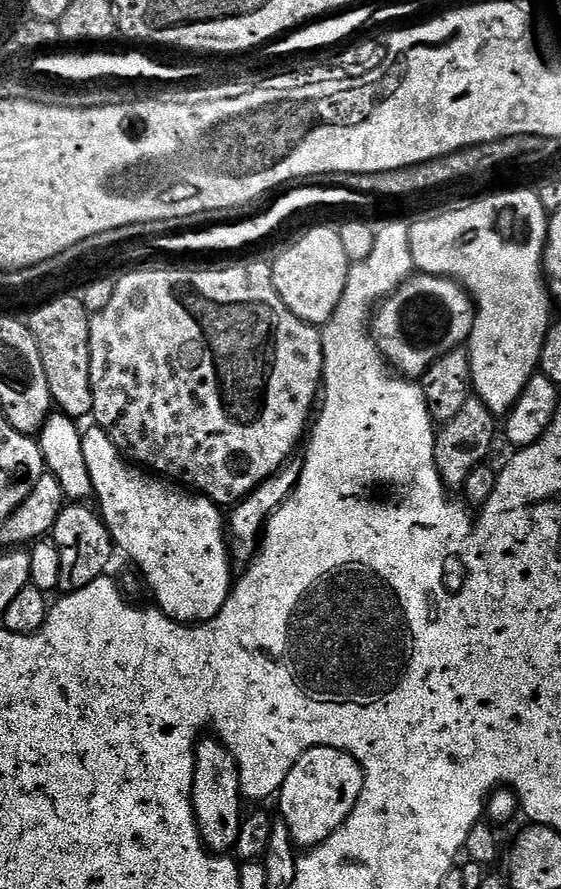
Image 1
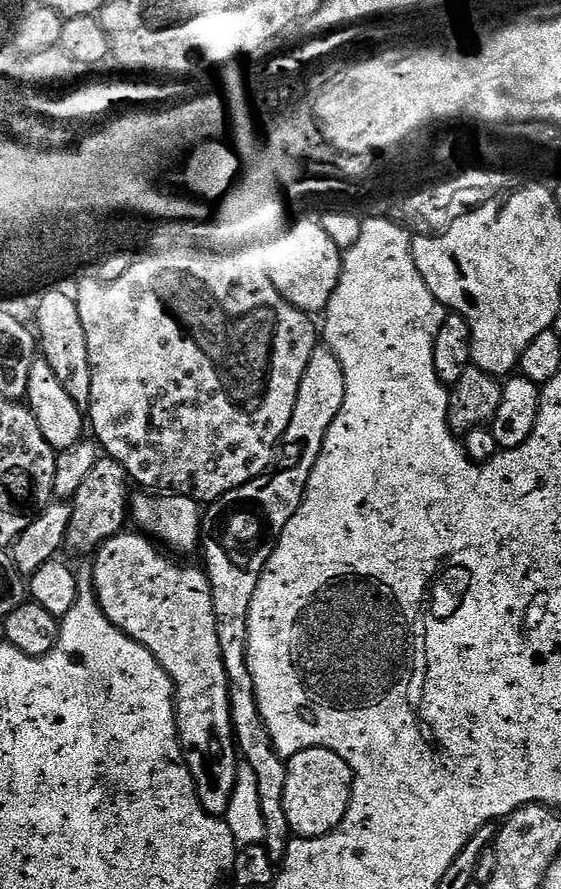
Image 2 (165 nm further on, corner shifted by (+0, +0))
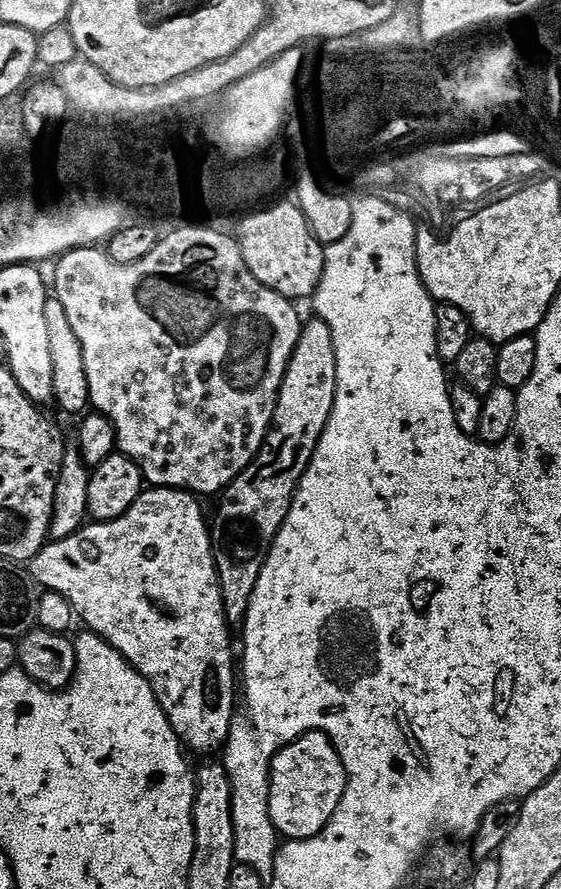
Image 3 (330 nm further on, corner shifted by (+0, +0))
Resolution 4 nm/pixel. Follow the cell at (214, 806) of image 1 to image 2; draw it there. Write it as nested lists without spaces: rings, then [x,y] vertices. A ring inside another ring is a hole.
[[[125,530],[120,535],[110,538],[95,553],[96,568],[91,569],[92,583],[96,586],[96,597],[106,618],[110,618],[112,625],[125,632],[131,640],[146,646],[146,650],[154,654],[162,670],[172,680],[176,702],[178,748],[193,776],[198,802],[201,803],[202,810],[209,815],[224,818],[230,796],[234,792],[238,753],[236,740],[232,737],[228,675],[222,662],[218,626],[214,622],[211,587],[208,585],[208,576],[203,567],[191,568],[190,565],[179,564],[171,558],[176,559],[157,547],[147,535],[136,530]]]

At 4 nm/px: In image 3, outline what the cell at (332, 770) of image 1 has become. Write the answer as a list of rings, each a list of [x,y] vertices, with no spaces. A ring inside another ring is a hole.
[[[308,732],[305,736],[300,736],[294,742],[284,745],[281,752],[277,752],[271,760],[271,772],[269,774],[269,814],[270,818],[273,820],[273,826],[276,827],[276,831],[281,837],[287,838],[288,840],[309,840],[314,838],[318,833],[320,833],[324,827],[329,824],[332,820],[332,815],[334,810],[338,810],[338,802],[342,802],[342,794],[346,790],[348,785],[348,775],[344,769],[344,763],[342,758],[338,754],[338,750],[334,745],[332,745],[332,739],[325,736],[323,732]]]

